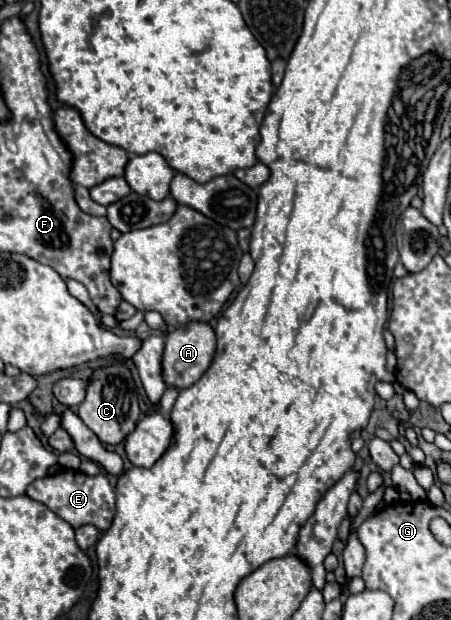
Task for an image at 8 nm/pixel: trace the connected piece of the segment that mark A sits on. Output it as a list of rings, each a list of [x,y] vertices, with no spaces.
[[[193,321],[175,329],[173,333],[167,335],[167,341],[165,341],[165,353],[163,353],[165,383],[177,389],[191,387],[209,369],[213,355],[215,355],[215,331],[209,323]]]

